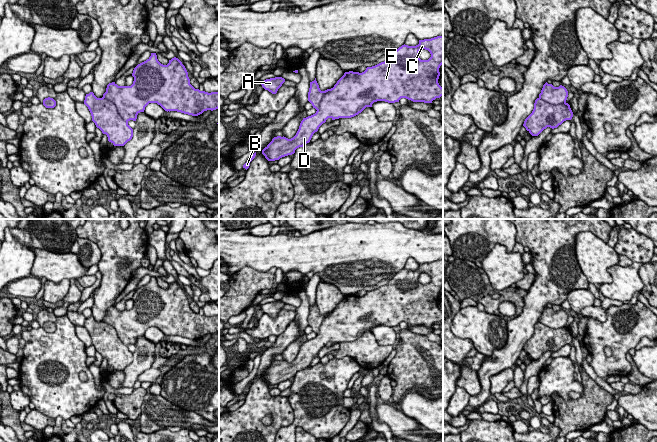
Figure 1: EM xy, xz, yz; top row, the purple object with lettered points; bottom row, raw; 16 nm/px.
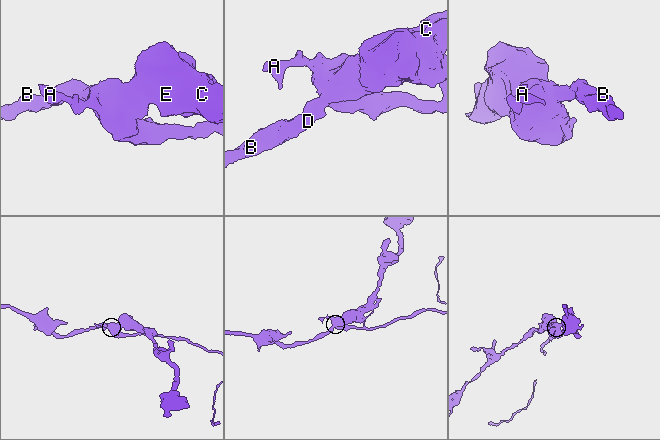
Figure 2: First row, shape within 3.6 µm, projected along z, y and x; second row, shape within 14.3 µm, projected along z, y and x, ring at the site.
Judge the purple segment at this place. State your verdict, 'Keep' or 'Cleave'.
Cleave

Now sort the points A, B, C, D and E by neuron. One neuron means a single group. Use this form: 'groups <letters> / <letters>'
groups A / B C D E

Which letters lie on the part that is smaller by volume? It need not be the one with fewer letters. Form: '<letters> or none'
A

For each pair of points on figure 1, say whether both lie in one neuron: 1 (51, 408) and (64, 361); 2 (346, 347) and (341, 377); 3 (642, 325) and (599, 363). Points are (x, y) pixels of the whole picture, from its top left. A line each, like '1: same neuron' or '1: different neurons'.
1: same neuron
2: different neurons
3: same neuron

